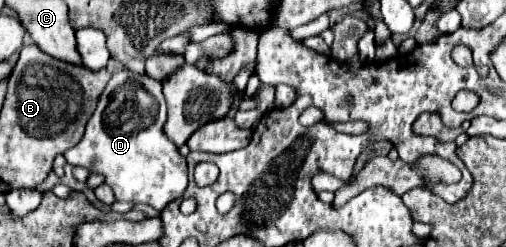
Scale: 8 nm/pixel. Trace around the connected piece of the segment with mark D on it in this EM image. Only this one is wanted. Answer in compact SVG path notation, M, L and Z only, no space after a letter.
M120 70L112 74L110 82L106 84L104 92L98 98L98 106L86 124L84 138L64 152L64 158L72 166L86 166L92 172L102 172L106 176L106 184L114 190L118 202L140 202L148 204L156 210L162 210L168 202L182 198L186 184L188 184L188 170L186 158L180 156L178 148L164 136L162 126L166 122L166 100L162 96L162 84L146 74Z

